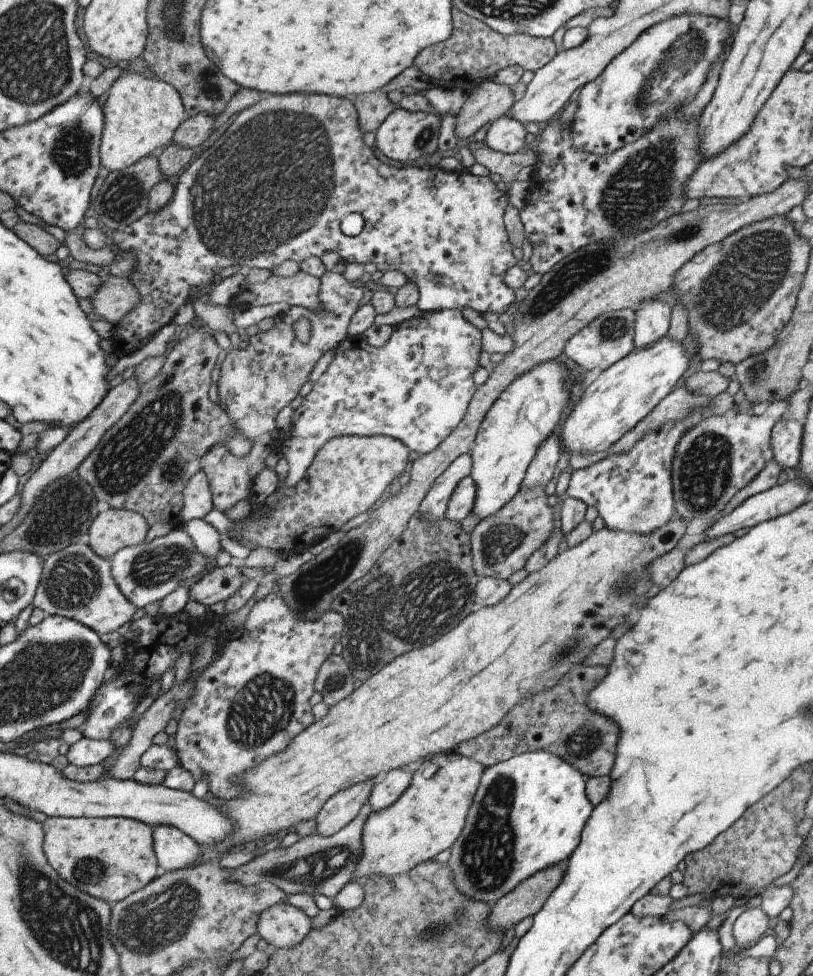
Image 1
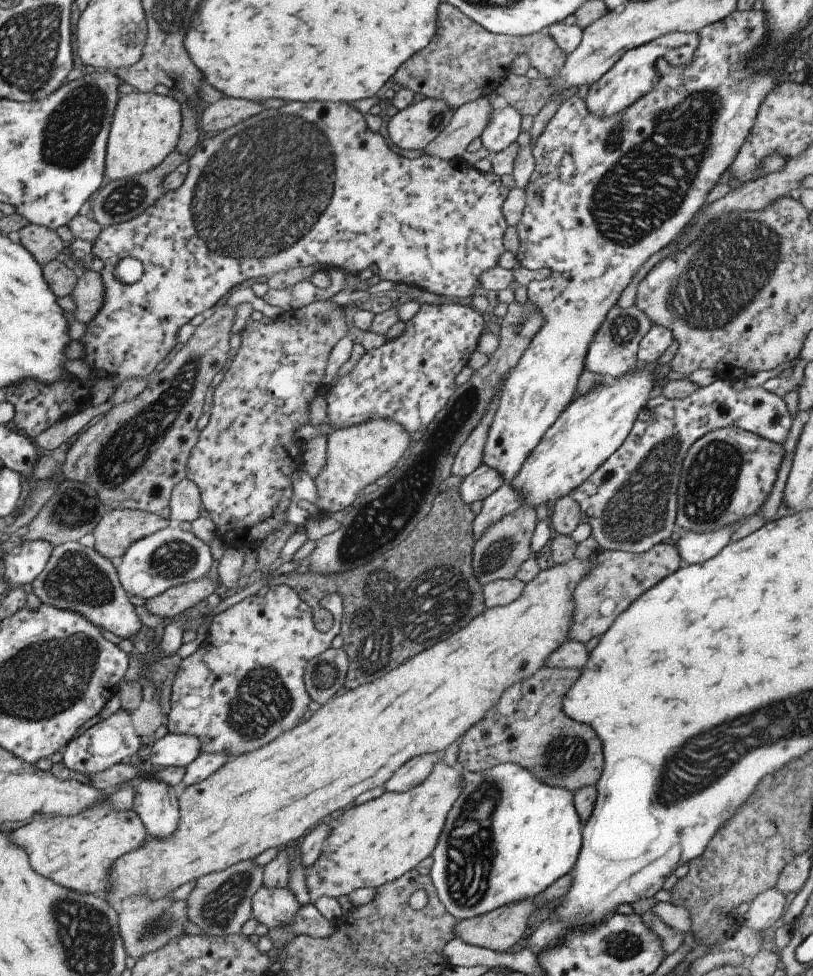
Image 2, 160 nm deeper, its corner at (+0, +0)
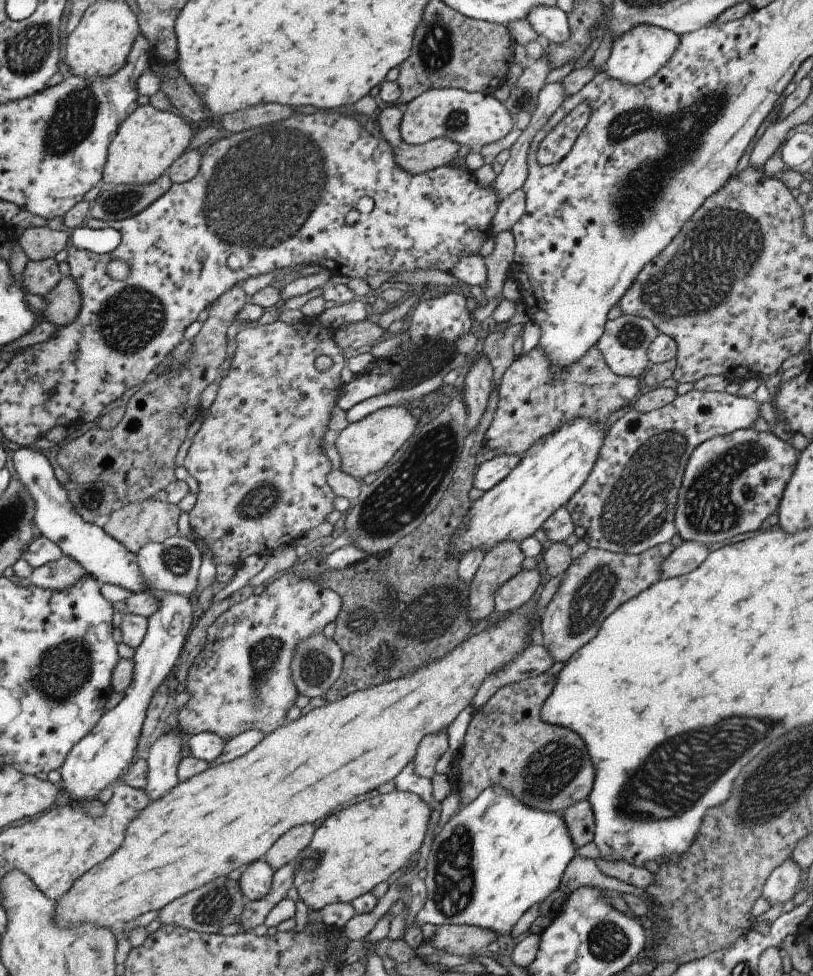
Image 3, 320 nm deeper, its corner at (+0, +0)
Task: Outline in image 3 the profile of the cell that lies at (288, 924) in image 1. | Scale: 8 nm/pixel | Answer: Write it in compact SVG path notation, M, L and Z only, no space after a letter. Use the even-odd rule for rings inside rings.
M263 858L257 859L245 865L236 883L244 898L257 900L268 892L273 873Z

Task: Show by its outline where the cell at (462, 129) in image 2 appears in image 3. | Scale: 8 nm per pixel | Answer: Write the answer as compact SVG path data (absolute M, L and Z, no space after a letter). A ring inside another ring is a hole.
M433 139L420 145L399 142L392 148L394 162L407 174L418 175L443 165L449 165L460 146L449 139Z

